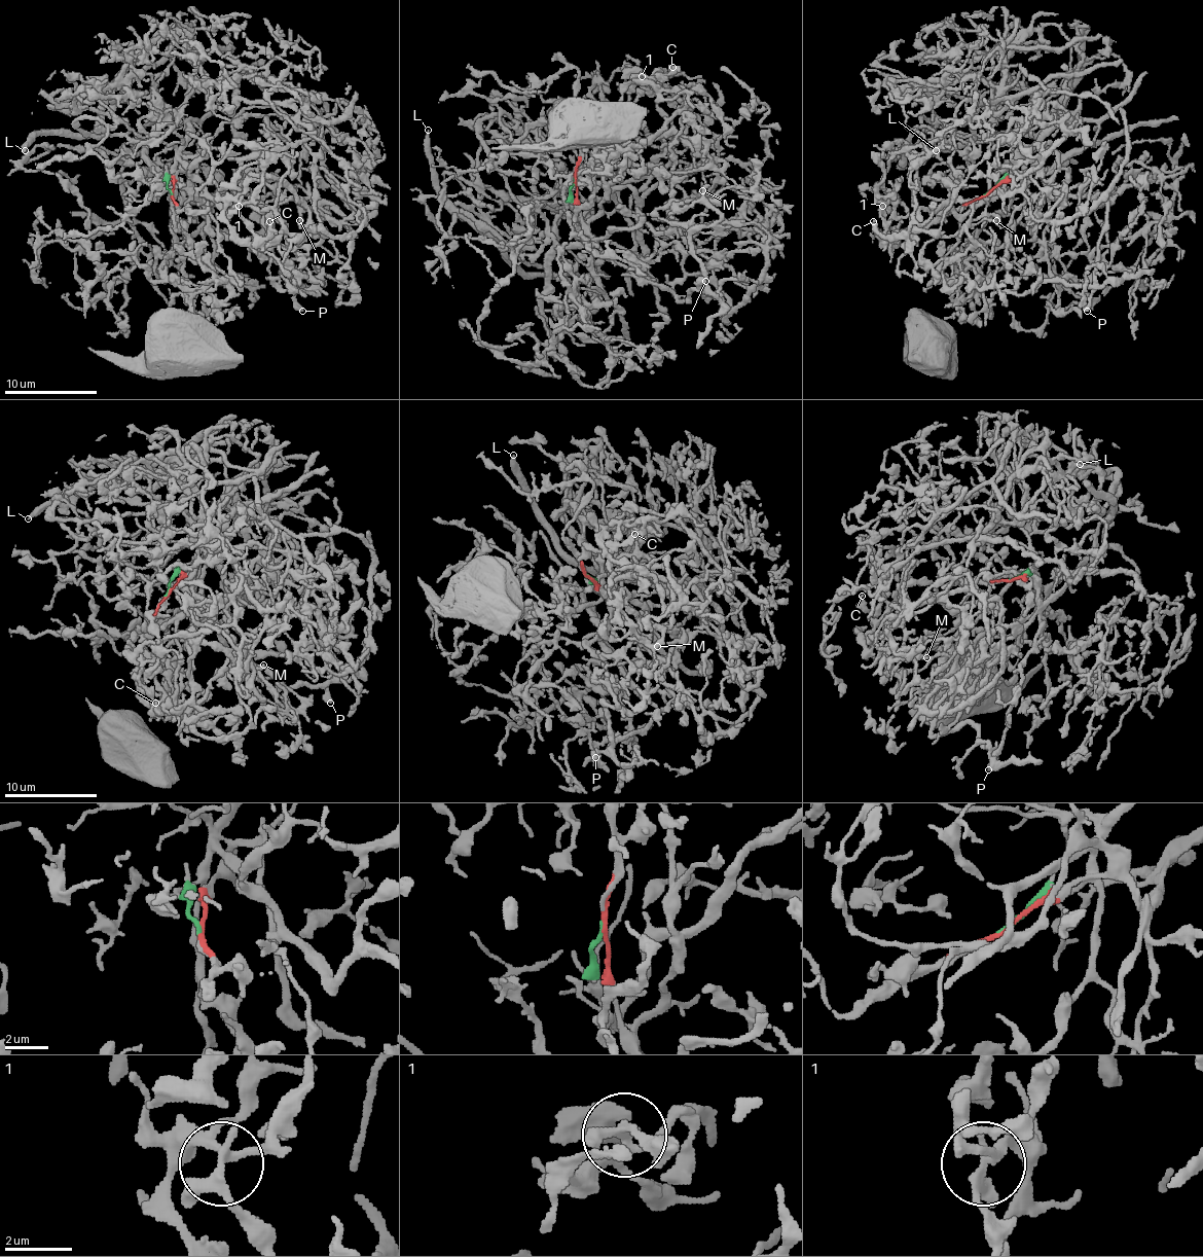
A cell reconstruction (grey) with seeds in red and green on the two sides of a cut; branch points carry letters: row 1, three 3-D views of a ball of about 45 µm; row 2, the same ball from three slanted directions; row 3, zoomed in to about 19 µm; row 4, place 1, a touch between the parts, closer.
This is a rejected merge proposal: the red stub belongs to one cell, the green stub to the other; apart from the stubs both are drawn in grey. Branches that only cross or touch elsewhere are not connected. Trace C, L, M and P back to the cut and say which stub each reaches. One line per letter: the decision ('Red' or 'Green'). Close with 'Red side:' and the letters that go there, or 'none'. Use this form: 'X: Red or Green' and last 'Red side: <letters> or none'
C: Red
L: Red
M: Green
P: Red
Red side: C, L, P

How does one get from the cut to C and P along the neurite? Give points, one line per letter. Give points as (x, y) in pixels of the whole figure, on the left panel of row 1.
C: (172, 192), (187, 158), (199, 200), (246, 142), (261, 155), (239, 172), (239, 209), (259, 237), (268, 220)
P: (172, 192), (176, 174), (181, 172), (187, 177), (194, 198), (268, 192), (280, 214), (294, 301), (303, 311)

